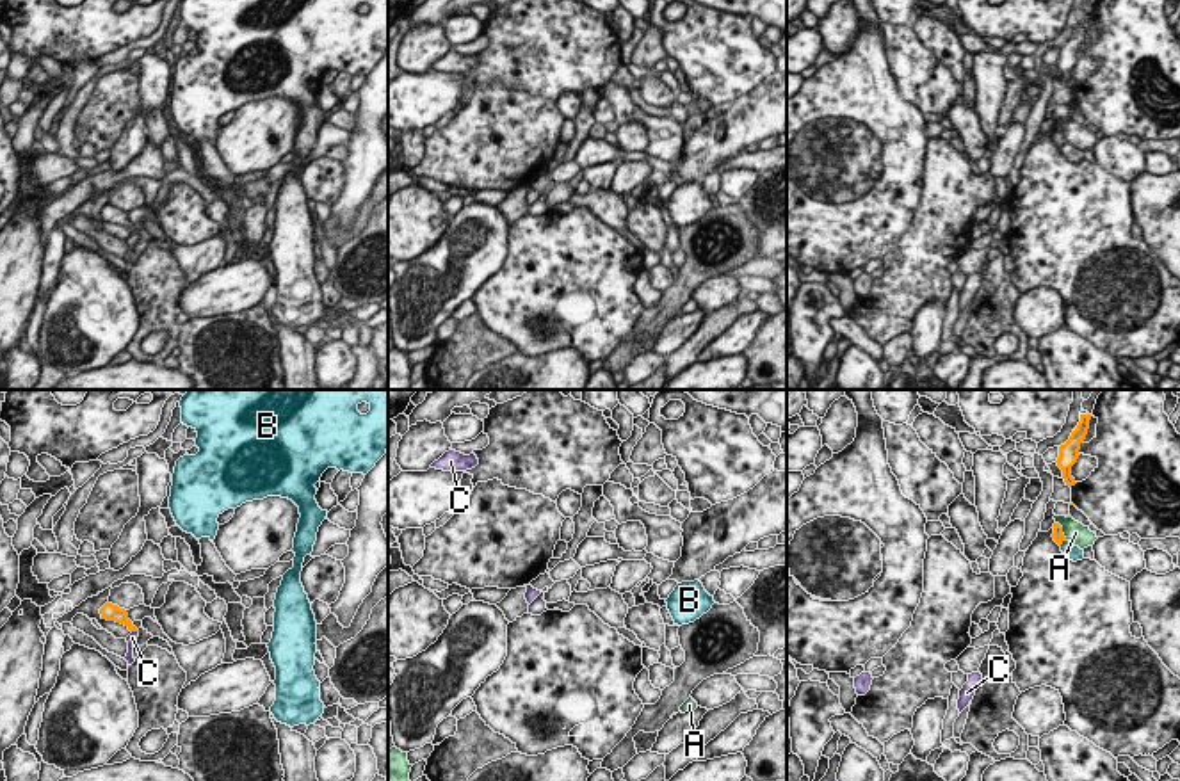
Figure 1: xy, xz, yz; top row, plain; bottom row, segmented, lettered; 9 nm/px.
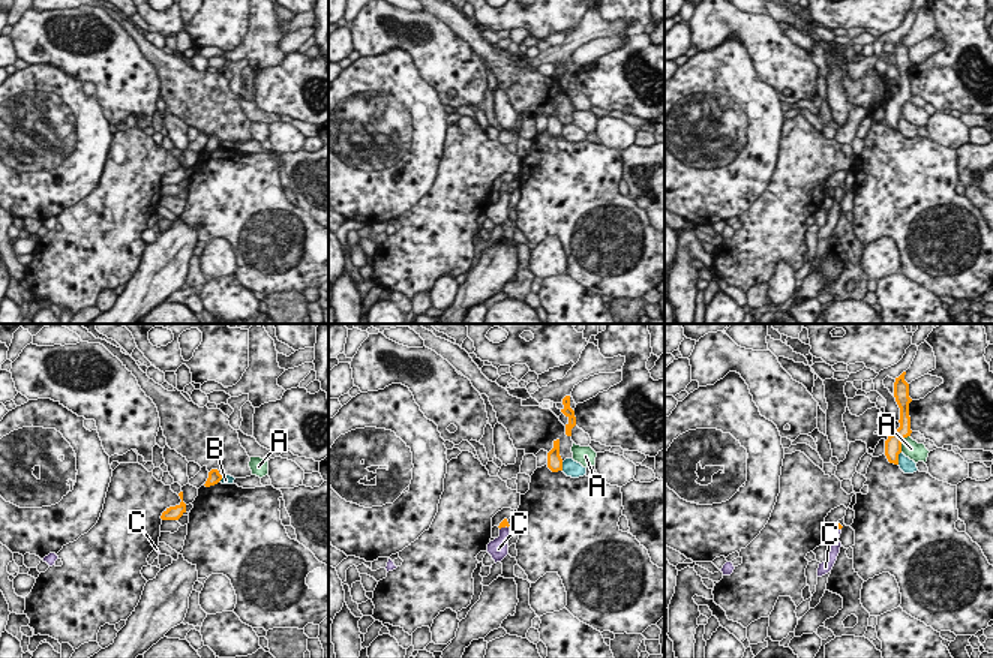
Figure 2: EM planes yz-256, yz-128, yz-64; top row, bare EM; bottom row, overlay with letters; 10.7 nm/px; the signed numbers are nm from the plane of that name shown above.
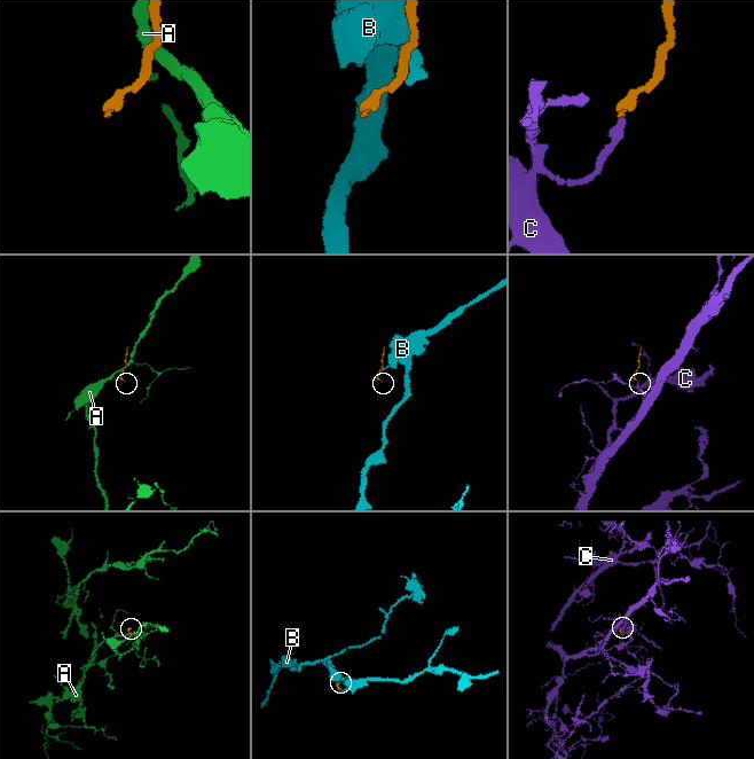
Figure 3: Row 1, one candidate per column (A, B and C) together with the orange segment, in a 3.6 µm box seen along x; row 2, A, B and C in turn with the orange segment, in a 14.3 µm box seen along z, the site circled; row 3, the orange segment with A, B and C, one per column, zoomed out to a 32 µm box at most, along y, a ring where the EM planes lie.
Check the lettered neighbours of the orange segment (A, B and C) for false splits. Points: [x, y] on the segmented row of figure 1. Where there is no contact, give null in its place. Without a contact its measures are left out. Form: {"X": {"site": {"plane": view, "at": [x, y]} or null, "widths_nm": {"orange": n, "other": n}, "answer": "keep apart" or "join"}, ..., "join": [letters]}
{"A": {"site": {"plane": "yz", "at": [1061, 531]}, "widths_nm": {"orange": 100, "other": 200}, "answer": "keep apart"}, "B": {"site": {"plane": "yz", "at": [1061, 543]}, "widths_nm": {"orange": 100, "other": 140}, "answer": "keep apart"}, "C": {"site": {"plane": "xy", "at": [136, 630]}, "widths_nm": {"orange": 140, "other": 90}, "answer": "join"}, "join": ["C"]}

